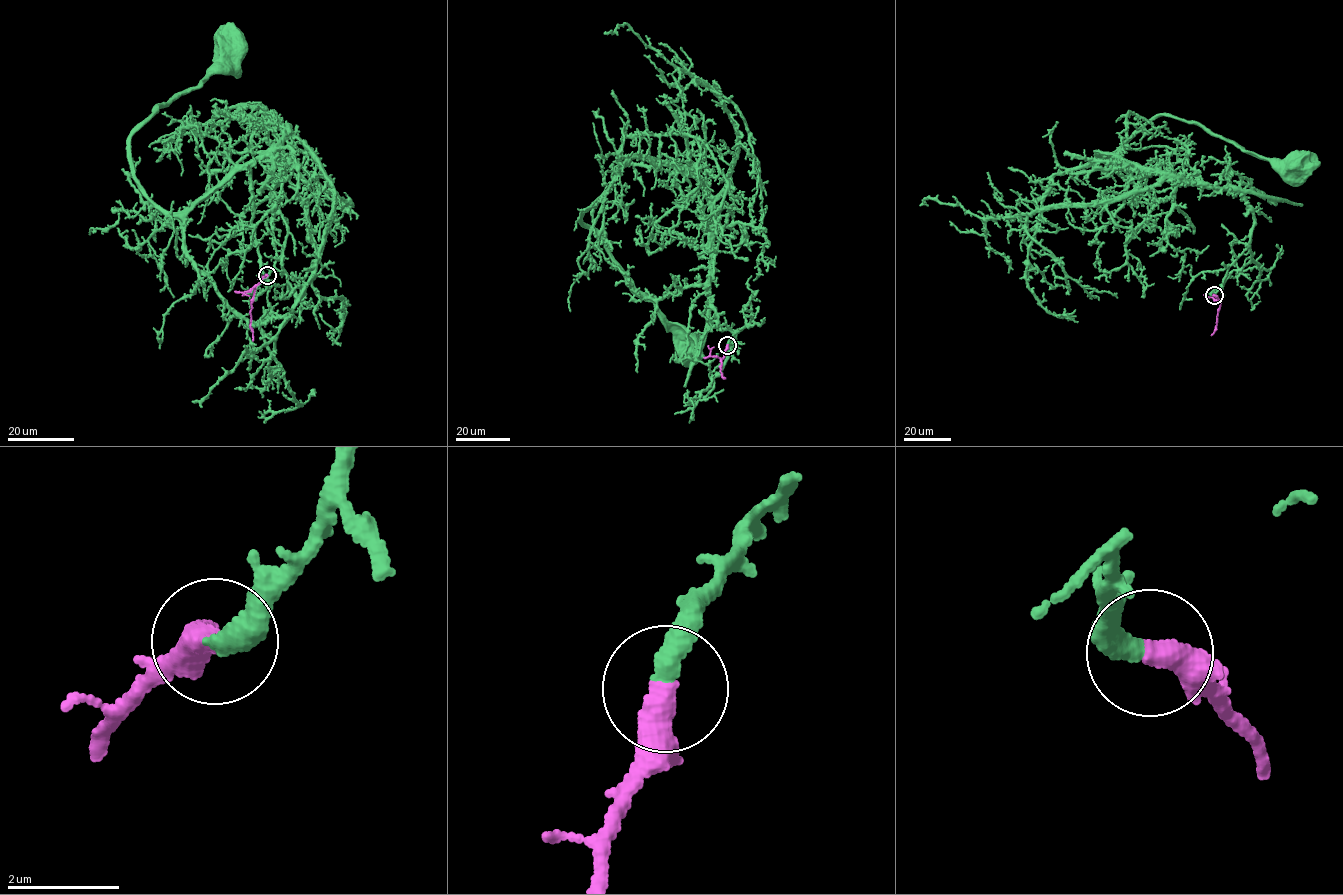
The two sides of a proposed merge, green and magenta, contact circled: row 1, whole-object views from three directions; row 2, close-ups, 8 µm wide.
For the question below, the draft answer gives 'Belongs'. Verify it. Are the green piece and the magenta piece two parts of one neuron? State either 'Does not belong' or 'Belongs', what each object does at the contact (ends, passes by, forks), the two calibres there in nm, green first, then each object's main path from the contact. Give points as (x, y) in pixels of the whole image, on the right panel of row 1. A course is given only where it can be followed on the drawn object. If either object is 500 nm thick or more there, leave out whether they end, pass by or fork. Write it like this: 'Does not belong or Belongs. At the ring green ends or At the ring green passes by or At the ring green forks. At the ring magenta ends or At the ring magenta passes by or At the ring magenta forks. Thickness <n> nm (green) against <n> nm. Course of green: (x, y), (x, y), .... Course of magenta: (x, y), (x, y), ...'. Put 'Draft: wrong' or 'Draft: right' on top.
Draft: right
Belongs. At the ring green ends. At the ring magenta ends. Thickness 340 nm (green) against 480 nm. Course of green: (1213, 295), (1250, 261), (1253, 209), (1244, 196), (1096, 152), (1107, 155), (1168, 114), (1248, 152), (1295, 166). Course of magenta: (1214, 295), (1220, 308), (1211, 335)

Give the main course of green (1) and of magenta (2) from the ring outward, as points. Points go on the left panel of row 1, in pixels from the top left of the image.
1: (267, 275), (282, 158), (265, 112), (286, 125), (280, 146), (175, 213), (134, 177), (137, 126), (230, 52)
2: (267, 275), (255, 287), (250, 311), (252, 340)

